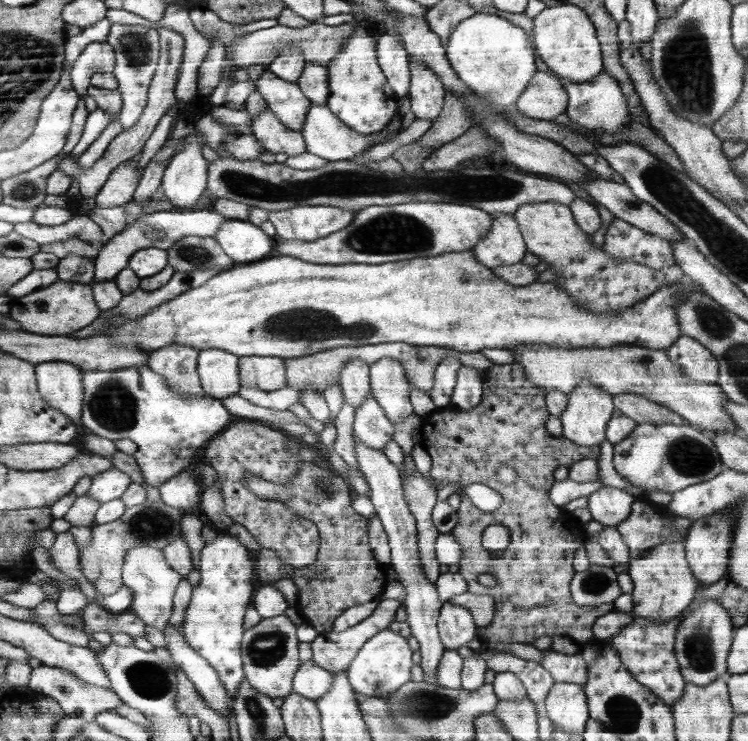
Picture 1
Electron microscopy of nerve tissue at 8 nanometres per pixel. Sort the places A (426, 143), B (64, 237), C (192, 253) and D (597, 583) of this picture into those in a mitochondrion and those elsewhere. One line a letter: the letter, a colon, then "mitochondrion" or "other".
A: other
B: other
C: mitochondrion
D: mitochondrion

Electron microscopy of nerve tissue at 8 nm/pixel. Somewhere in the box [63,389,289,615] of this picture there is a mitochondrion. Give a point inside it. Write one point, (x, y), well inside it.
(148, 524)

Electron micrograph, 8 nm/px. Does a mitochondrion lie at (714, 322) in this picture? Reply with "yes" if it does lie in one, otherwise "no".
yes

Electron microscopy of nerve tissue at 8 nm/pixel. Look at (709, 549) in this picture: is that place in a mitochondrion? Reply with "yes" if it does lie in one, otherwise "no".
no

